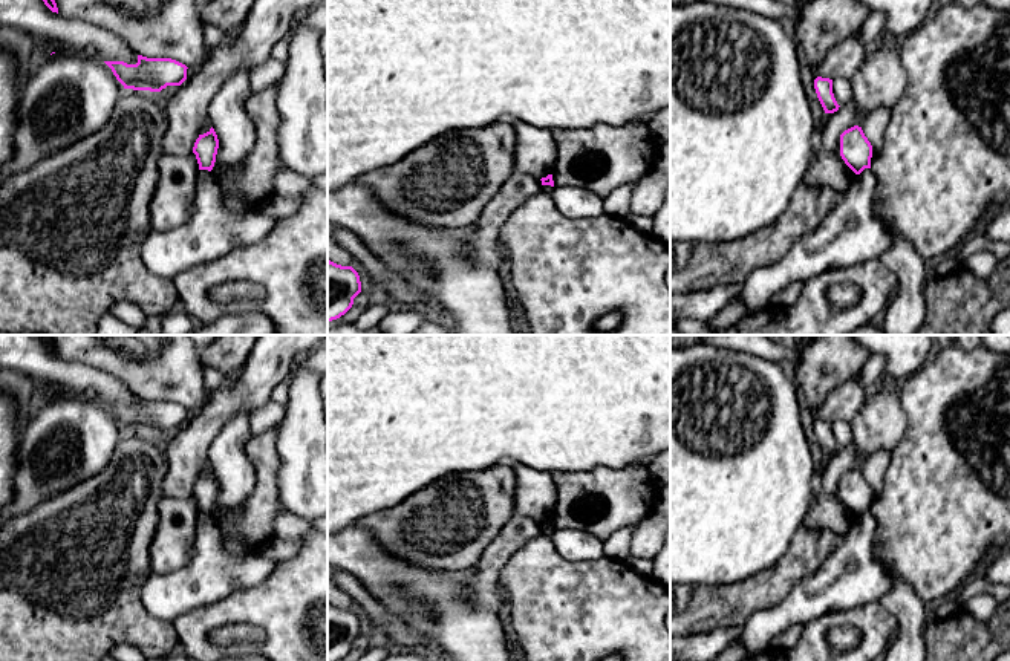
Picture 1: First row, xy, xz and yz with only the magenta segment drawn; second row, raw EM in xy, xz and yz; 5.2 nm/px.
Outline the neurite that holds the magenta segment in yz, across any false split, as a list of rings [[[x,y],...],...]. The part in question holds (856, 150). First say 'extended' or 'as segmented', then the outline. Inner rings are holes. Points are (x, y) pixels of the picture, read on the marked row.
as segmented | [[[854,125],[840,135],[840,156],[855,174],[871,168],[872,145],[862,127]]]

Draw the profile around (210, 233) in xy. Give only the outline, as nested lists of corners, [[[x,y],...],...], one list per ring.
[[[200,170],[194,213],[173,230],[152,230],[142,245],[142,260],[155,275],[174,278],[236,248],[260,242],[271,234],[275,222],[259,207],[242,217],[230,214],[217,181],[211,171]]]

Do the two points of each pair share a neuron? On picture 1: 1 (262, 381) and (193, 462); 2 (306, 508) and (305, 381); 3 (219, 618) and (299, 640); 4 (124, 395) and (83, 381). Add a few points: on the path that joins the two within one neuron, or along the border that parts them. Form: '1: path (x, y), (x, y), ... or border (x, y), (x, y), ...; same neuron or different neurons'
1: path (239, 397), (231, 400), (193, 439); same neuron
2: path (308, 476), (306, 413); same neuron
3: path (239, 614), (273, 614), (279, 620); same neuron
4: path (114, 392), (103, 383), (94, 381); same neuron

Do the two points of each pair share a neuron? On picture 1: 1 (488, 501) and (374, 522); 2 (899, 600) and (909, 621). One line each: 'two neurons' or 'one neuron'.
1: one neuron
2: one neuron

